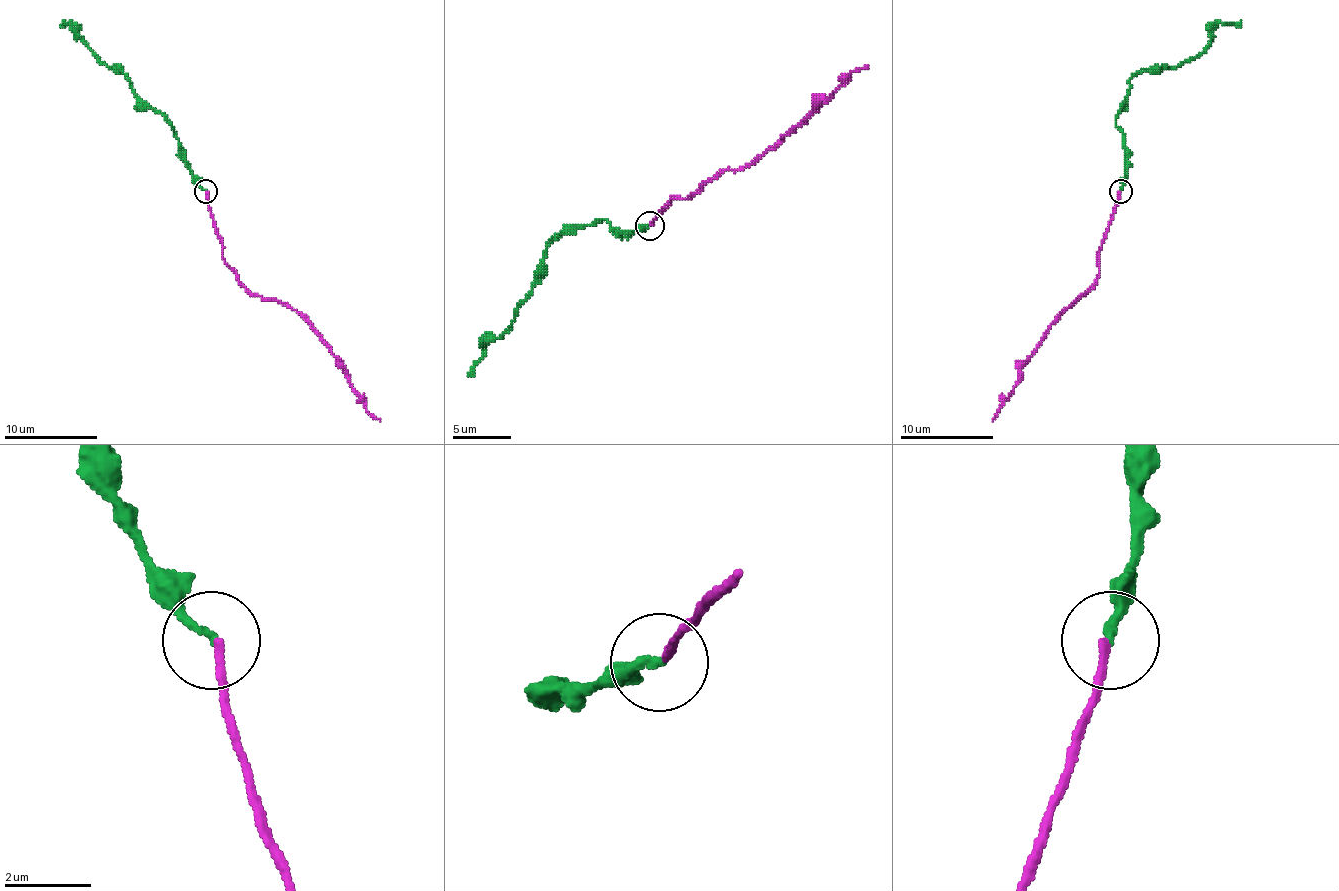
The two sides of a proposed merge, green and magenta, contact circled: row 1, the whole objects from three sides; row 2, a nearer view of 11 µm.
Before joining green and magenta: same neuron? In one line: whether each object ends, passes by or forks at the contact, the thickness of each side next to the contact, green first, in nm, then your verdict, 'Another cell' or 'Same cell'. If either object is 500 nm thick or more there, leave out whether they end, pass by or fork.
At the ring green ends. At the ring magenta ends. Thickness 190 nm (green) against 180 nm. Same cell

